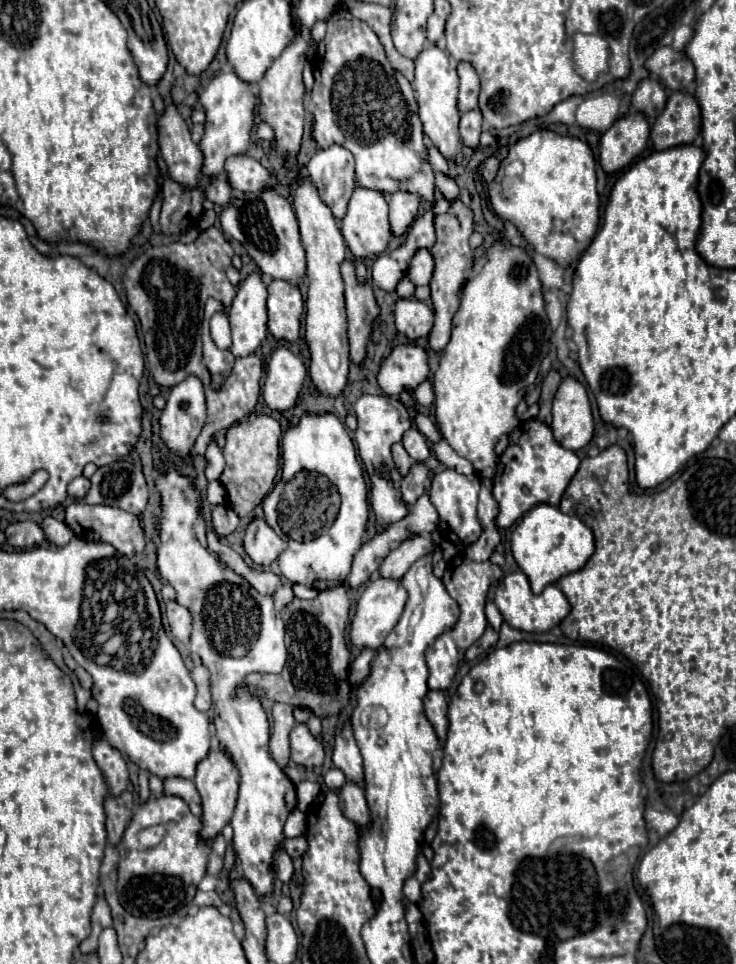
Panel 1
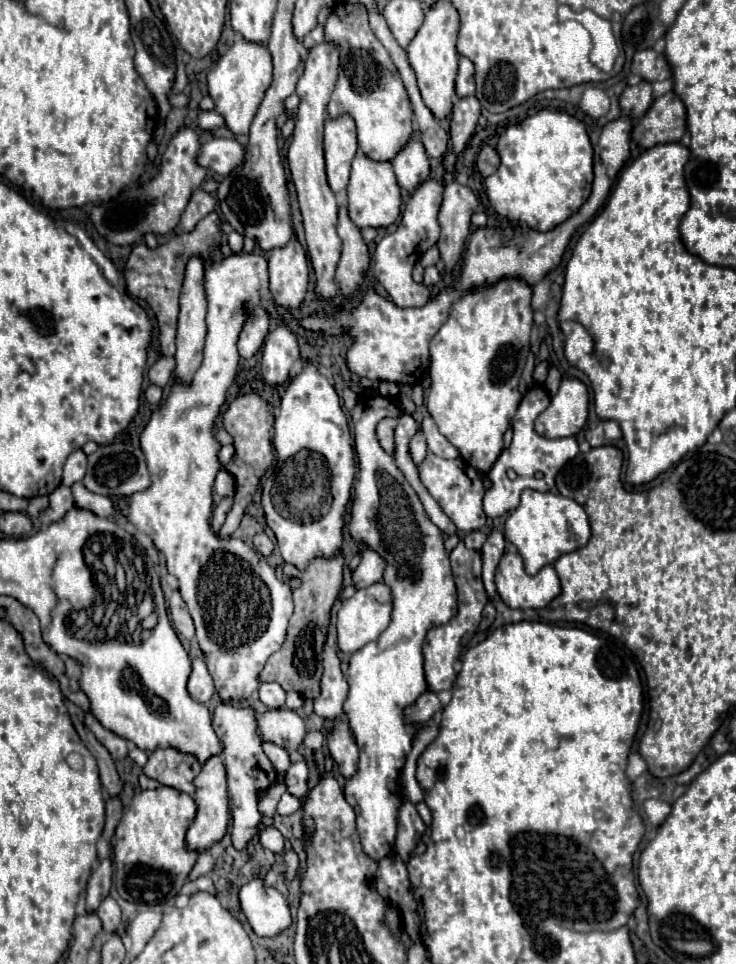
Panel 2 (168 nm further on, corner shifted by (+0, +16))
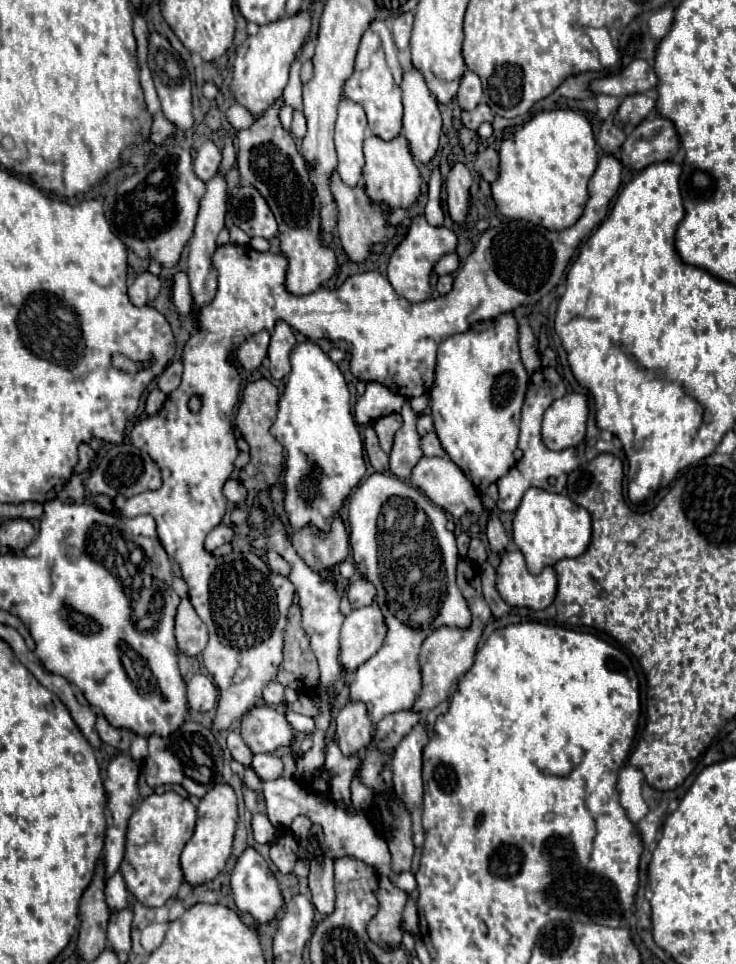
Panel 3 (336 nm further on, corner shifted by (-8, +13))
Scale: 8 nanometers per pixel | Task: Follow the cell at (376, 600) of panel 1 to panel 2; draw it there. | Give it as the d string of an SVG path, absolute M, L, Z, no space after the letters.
M376 582L368 588L360 588L352 598L348 598L346 602L342 602L340 610L338 610L338 646L344 652L356 652L360 650L364 644L376 640L380 636L380 632L384 632L384 628L388 628L388 620L392 614L392 592L388 592L388 584L384 582Z

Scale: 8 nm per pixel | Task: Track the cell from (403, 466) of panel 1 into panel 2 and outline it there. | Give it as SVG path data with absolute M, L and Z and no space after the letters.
M384 418L378 428L376 428L376 434L378 434L378 440L382 444L382 448L388 452L388 454L394 454L396 452L396 442L394 442L394 430L396 430L396 418Z

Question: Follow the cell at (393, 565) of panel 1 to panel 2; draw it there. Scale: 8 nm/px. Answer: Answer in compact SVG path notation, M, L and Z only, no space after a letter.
M366 548L362 552L362 562L360 566L352 572L352 582L356 584L356 588L364 588L364 586L370 586L378 580L382 580L382 574L384 574L384 568L386 568L386 560L372 548Z

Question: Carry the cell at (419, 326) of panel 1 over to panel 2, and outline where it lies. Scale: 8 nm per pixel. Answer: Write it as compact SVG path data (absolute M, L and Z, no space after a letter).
M430 178L424 184L420 184L418 190L412 194L412 198L406 204L396 232L384 236L376 244L374 274L376 274L378 282L390 294L392 302L400 308L420 308L420 306L428 304L428 300L430 300L428 288L424 284L416 284L412 280L412 268L418 262L420 252L426 252L438 240L438 234L440 234L438 210L440 210L440 204L442 204L442 192L444 192L444 184L440 180Z

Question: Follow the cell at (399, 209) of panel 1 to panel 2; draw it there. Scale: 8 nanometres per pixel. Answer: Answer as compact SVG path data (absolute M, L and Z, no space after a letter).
M412 136L408 146L392 160L392 168L400 188L408 194L412 194L420 186L420 182L428 180L430 174L428 156L424 152L422 142L416 136Z

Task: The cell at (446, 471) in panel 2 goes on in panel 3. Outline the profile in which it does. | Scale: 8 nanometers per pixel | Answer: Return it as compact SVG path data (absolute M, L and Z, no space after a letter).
M422 457L416 467L412 469L412 477L410 477L412 485L416 485L432 503L436 503L438 507L442 507L446 513L450 513L452 517L460 519L466 511L472 511L476 515L480 515L484 511L484 505L480 501L480 497L476 495L474 485L466 479L466 475L446 457Z

